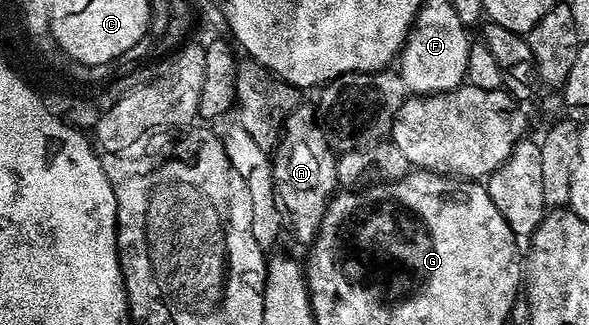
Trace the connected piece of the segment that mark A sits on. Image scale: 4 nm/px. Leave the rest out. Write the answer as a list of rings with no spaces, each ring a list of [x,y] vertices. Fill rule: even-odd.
[[[299,105],[286,119],[278,146],[272,152],[274,168],[274,196],[288,231],[305,245],[313,244],[322,224],[326,207],[335,194],[338,182],[336,152],[330,146],[325,130],[315,112]]]

